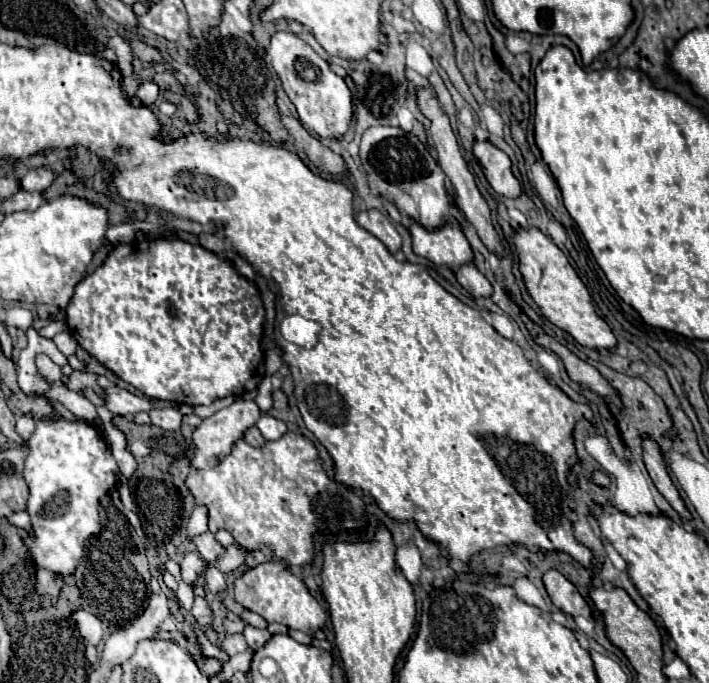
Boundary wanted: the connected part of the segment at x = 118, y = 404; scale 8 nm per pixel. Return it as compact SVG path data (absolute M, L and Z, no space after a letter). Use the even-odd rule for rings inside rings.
M110 386L104 392L104 404L106 408L112 412L112 414L118 414L118 416L132 416L136 412L148 412L152 408L150 400L148 398L140 398L124 388L118 388L118 386Z

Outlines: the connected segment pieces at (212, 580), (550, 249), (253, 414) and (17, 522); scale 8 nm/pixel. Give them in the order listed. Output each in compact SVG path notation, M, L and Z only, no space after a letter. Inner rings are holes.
M212 566L206 568L206 582L208 582L208 588L210 588L214 594L226 588L226 576L224 576L218 568L212 568Z
M528 226L528 228L514 230L512 244L518 254L518 270L524 278L526 290L532 296L532 300L538 304L544 318L552 322L554 326L562 328L564 332L568 332L582 346L588 346L594 350L614 348L616 338L610 326L602 318L596 316L596 310L592 306L586 286L582 284L582 280L570 266L564 252L552 242L552 238L542 234L538 228Z
M238 400L222 410L218 410L216 414L212 414L210 418L204 418L202 424L194 430L192 434L192 442L194 442L194 456L190 460L190 466L196 468L196 470L202 470L202 468L212 468L216 466L222 456L226 456L232 448L232 444L242 438L242 434L246 432L246 428L254 426L256 420L260 416L260 410L256 406L256 402L248 402L248 400Z
M22 510L22 512L12 512L12 514L8 516L8 522L14 524L14 526L18 526L18 528L30 530L30 518L28 518L28 514L26 514L24 510Z

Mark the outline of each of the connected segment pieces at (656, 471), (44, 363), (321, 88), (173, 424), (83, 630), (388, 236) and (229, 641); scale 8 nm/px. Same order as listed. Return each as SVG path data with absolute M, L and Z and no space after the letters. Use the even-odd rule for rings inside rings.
M644 438L644 464L646 464L646 470L652 478L652 482L656 484L658 492L670 502L670 506L682 516L682 518L690 518L690 512L686 510L682 498L678 496L678 490L674 488L672 480L670 480L670 474L666 470L666 462L664 462L664 456L660 452L660 446L648 438Z
M38 354L36 356L36 366L40 370L40 374L48 380L60 380L62 378L62 372L60 372L60 366L54 364L46 354Z
M274 32L268 54L272 58L272 66L292 100L292 104L298 110L300 122L316 132L316 136L340 136L348 130L352 120L352 94L338 74L334 74L326 60L322 60L306 42L302 42L296 34L290 32Z
M174 406L152 408L150 410L150 420L152 420L154 426L160 426L164 430L178 430L180 422L182 422L182 414Z
M80 608L80 610L74 610L70 618L72 618L74 626L78 628L80 636L82 636L86 642L98 644L98 642L102 640L104 630L102 630L102 624L100 624L100 620L98 620L96 616L92 616L90 612L86 612L86 610Z
M364 210L364 212L360 212L356 216L356 222L364 230L368 230L370 234L374 234L388 248L390 254L396 254L400 250L400 244L402 244L400 234L396 232L396 228L390 222L390 218L384 216L382 212L378 212L378 210Z
M234 634L234 636L226 636L226 638L224 638L224 646L222 646L222 648L224 648L226 654L234 656L234 654L246 652L246 650L248 650L248 644L246 644L246 640L244 640L242 634Z

